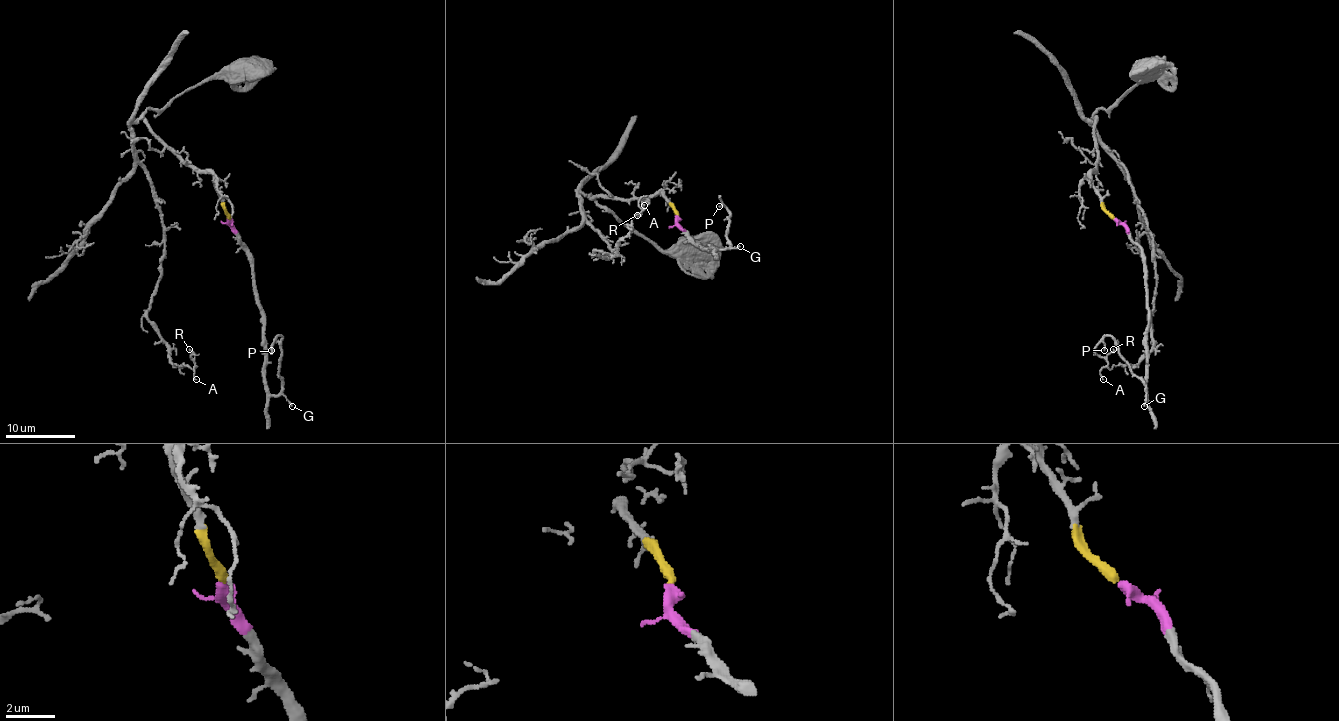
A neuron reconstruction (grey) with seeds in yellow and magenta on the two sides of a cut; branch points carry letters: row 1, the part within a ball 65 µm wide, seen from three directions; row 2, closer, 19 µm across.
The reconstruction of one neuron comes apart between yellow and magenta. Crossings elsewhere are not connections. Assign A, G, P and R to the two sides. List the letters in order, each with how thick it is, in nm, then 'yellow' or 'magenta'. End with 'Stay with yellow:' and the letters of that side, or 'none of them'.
A: calibre 110 nm; yellow
G: calibre 100 nm; magenta
P: calibre 100 nm; magenta
R: calibre 110 nm; yellow
Stay with yellow: A, R

